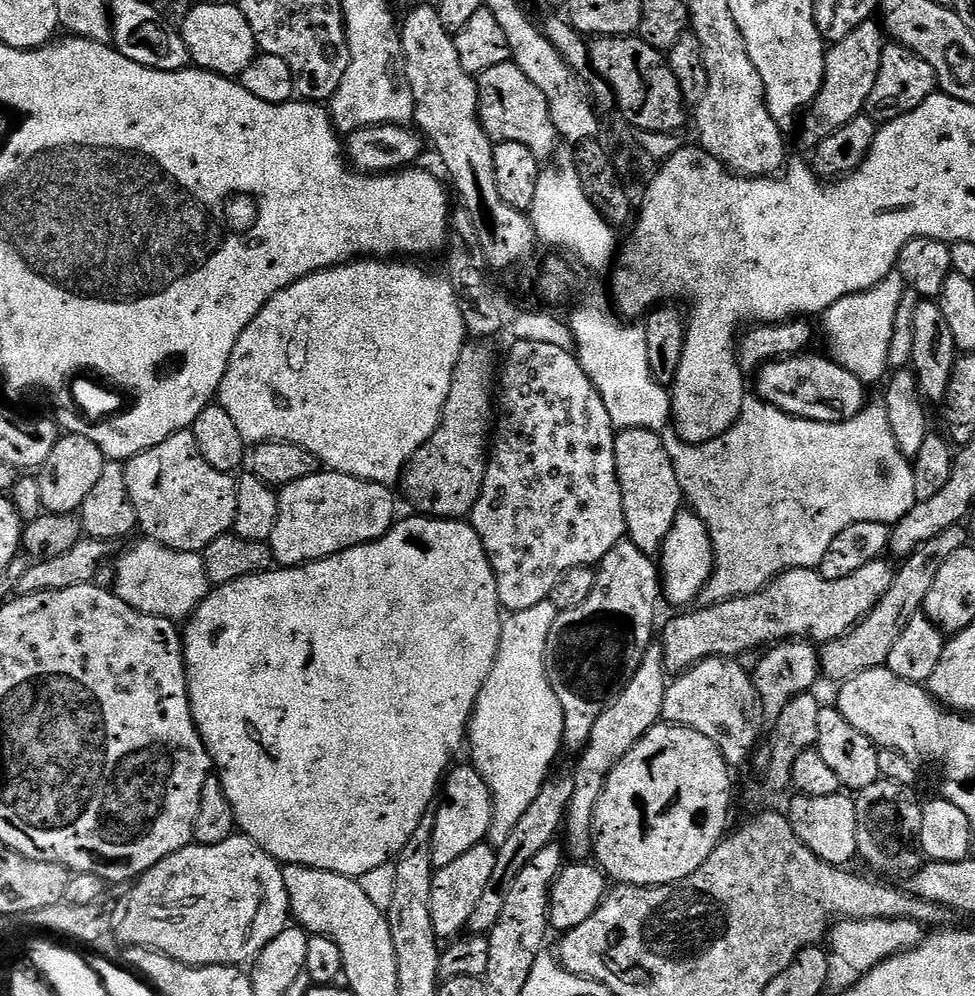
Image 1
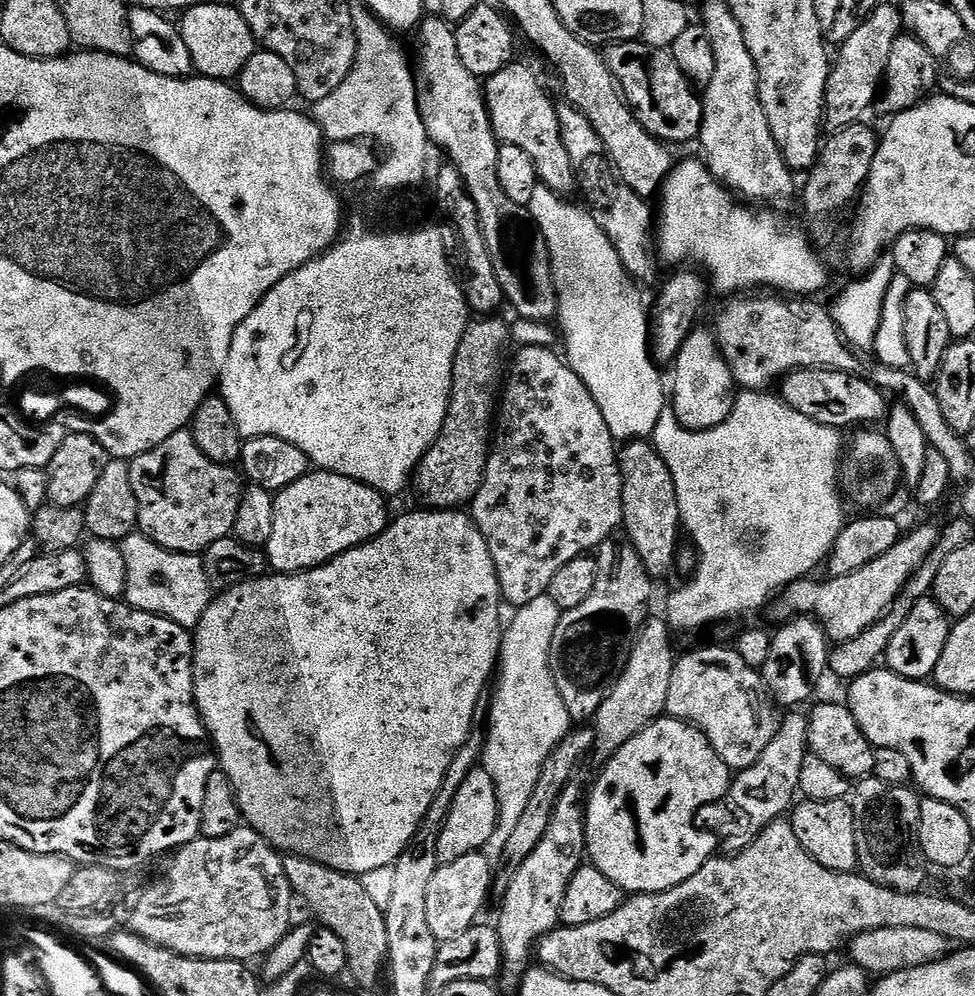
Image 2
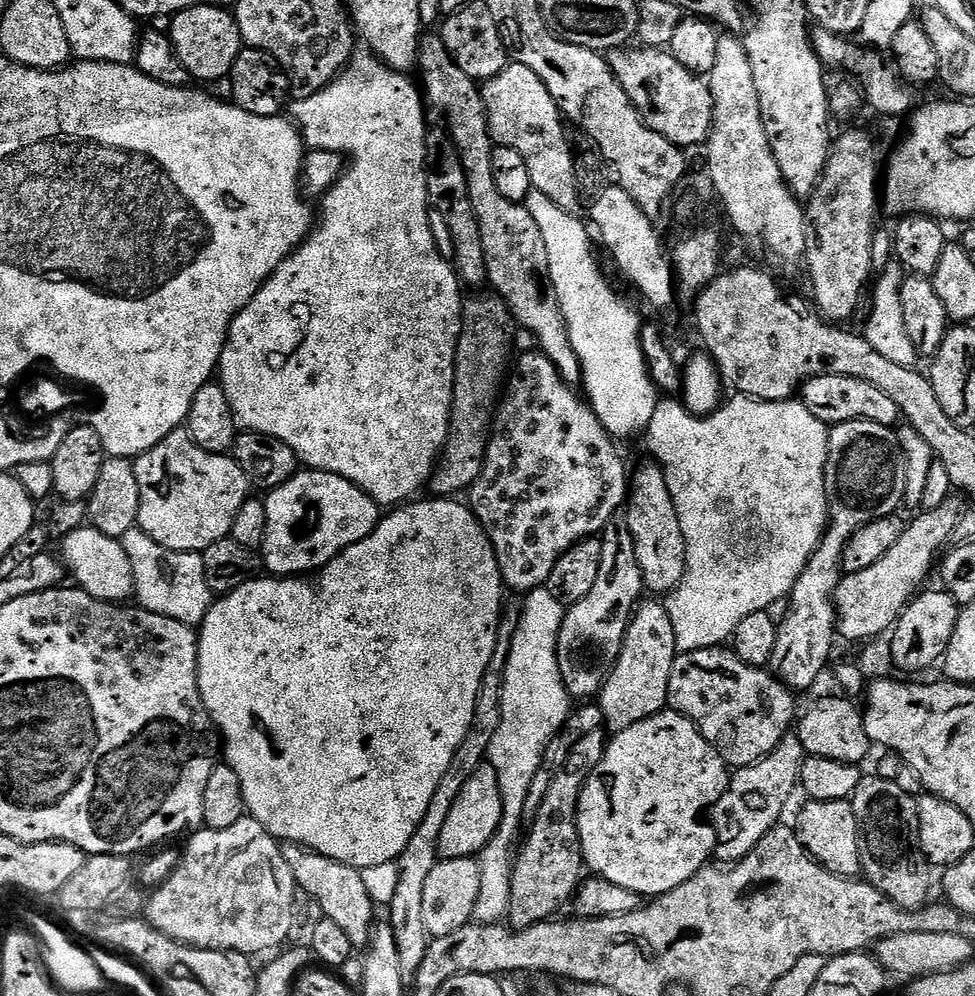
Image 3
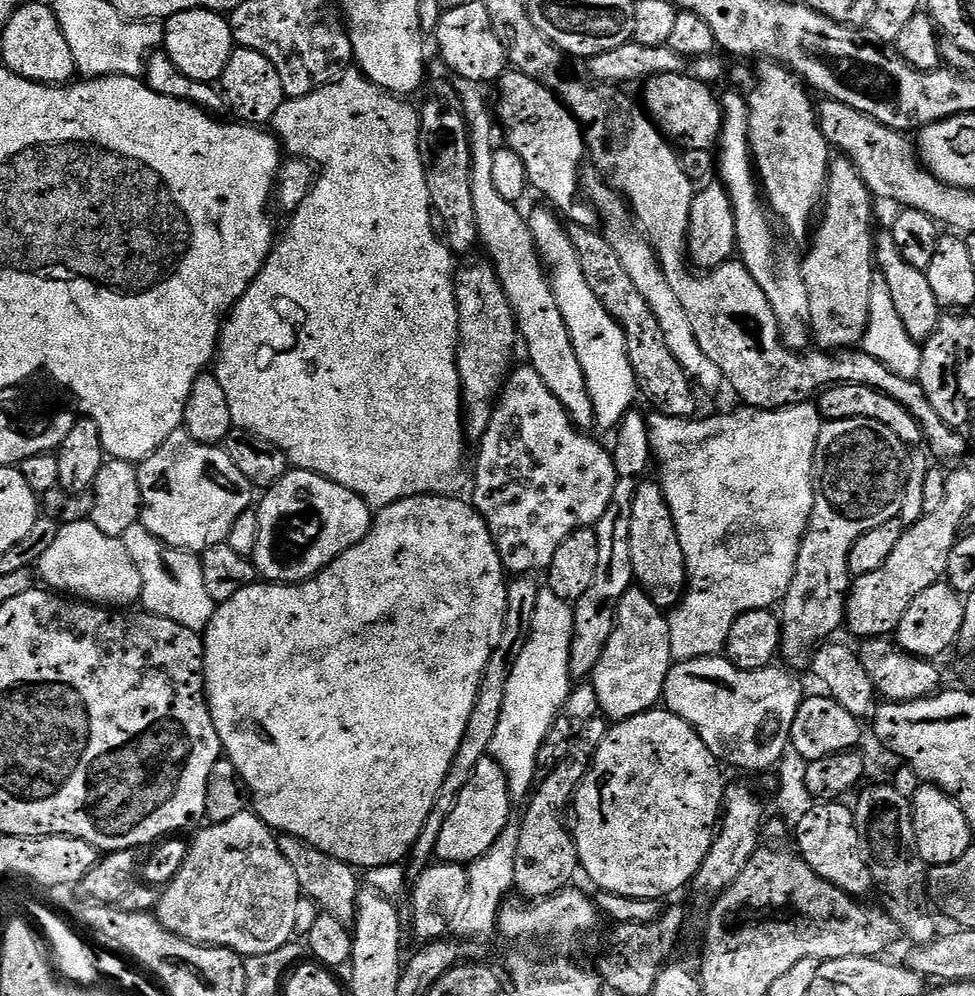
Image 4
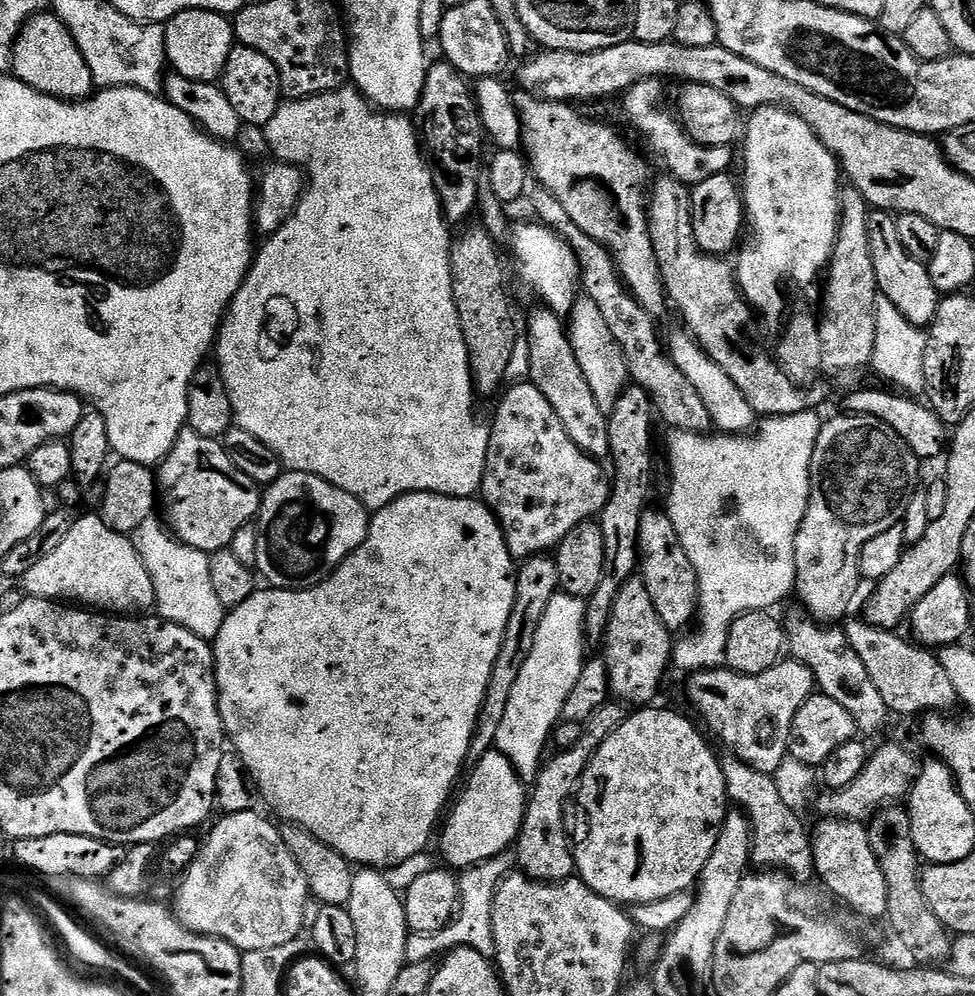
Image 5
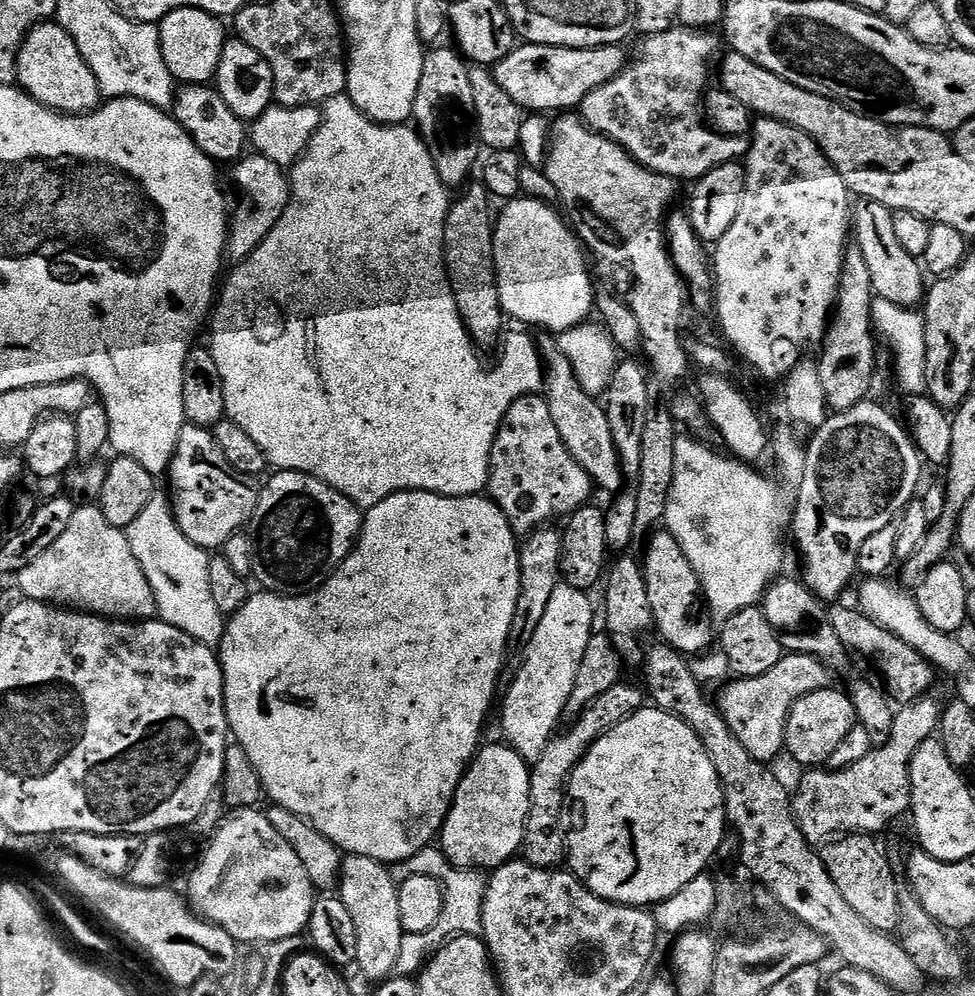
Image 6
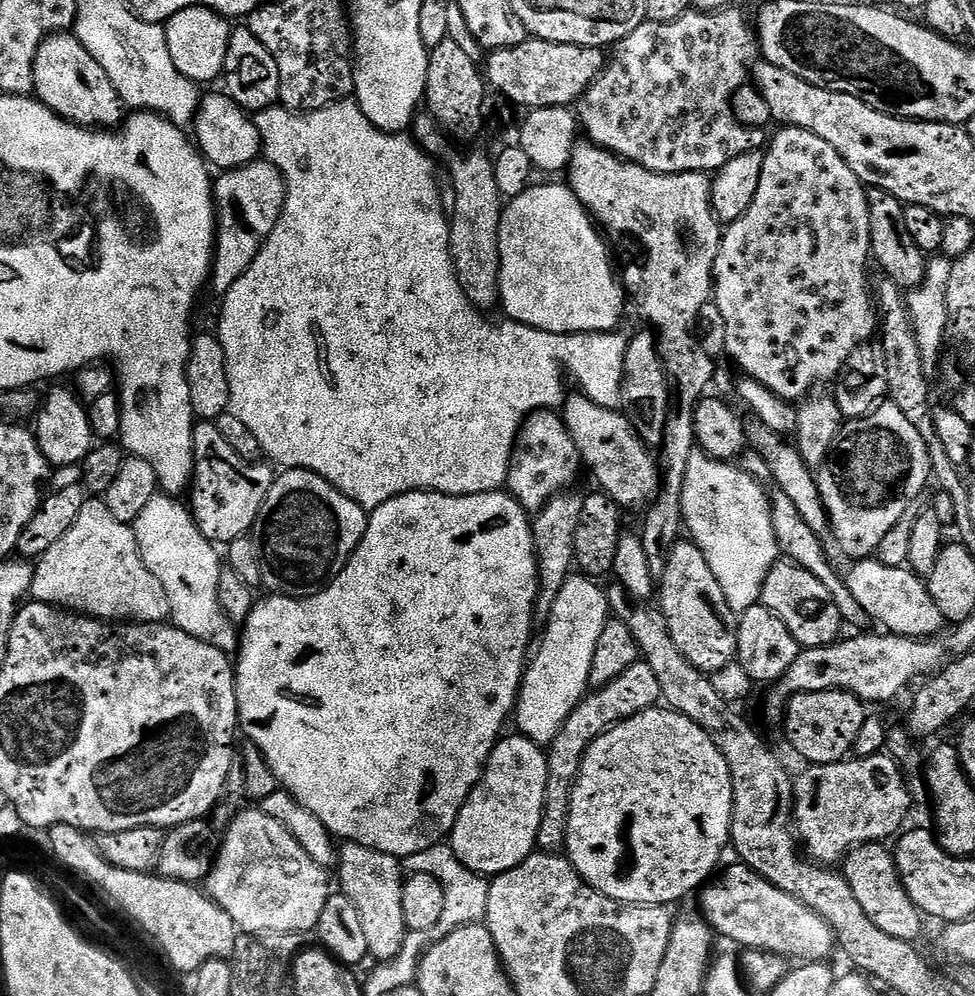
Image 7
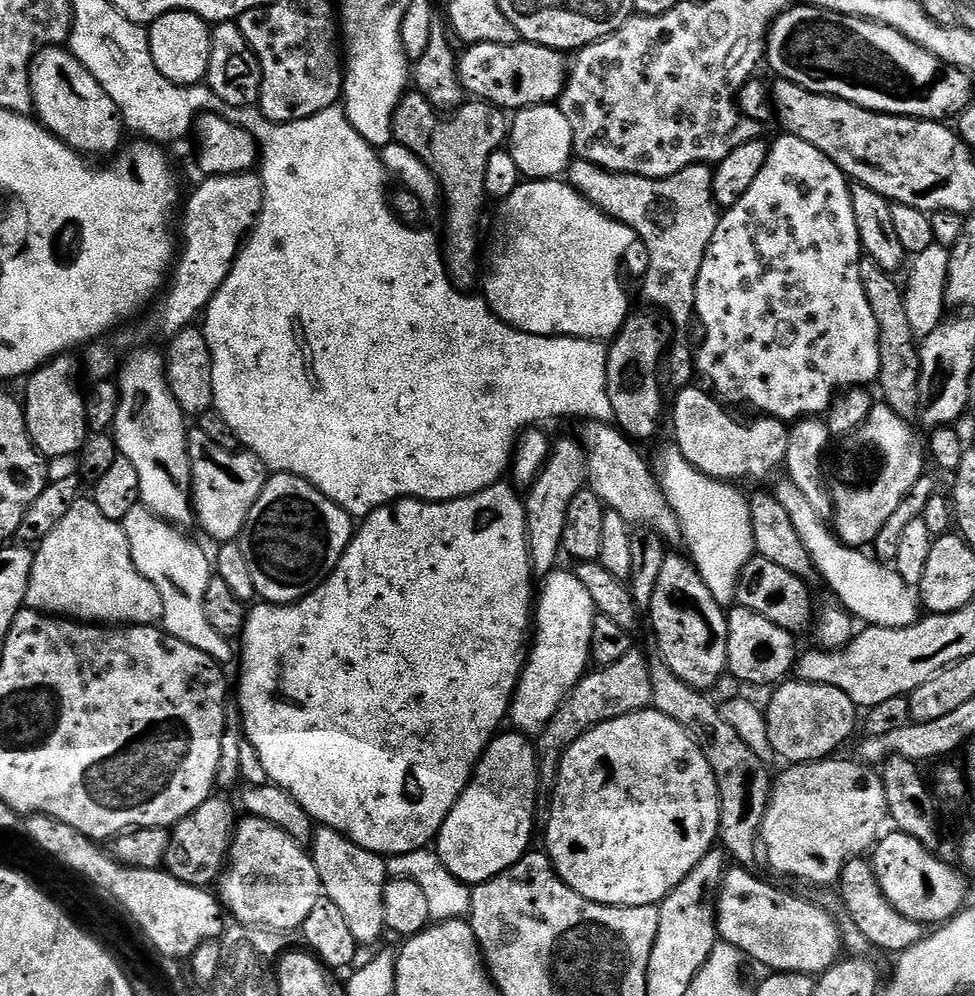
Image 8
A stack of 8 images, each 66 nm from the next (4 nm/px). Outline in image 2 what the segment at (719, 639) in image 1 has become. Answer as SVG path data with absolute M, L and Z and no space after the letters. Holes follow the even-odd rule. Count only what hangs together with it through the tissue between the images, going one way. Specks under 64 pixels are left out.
M924 524L921 528L914 529L909 536L908 533L901 535L897 544L890 550L886 550L886 554L882 554L882 558L874 558L874 562L862 566L862 570L854 570L854 574L846 574L846 578L833 576L823 578L824 580L816 580L817 578L795 580L783 589L782 595L779 597L779 599L781 598L780 608L782 611L792 612L788 614L795 614L800 618L813 616L818 623L824 626L831 643L842 645L845 642L852 641L883 618L888 609L892 607L892 603L898 598L898 594L907 586L914 570L918 570L918 566L922 566L926 554L930 554L930 550L934 550L939 537L940 528L937 525Z

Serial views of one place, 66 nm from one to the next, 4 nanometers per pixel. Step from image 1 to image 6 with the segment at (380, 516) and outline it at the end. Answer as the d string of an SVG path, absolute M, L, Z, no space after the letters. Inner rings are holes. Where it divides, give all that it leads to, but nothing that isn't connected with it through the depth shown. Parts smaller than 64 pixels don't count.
M283 470L272 475L267 477L268 485L259 489L256 509L250 521L250 535L258 553L254 576L264 583L261 585L269 592L307 594L326 583L336 567L348 557L360 534L362 512L353 500L346 498L316 476Z

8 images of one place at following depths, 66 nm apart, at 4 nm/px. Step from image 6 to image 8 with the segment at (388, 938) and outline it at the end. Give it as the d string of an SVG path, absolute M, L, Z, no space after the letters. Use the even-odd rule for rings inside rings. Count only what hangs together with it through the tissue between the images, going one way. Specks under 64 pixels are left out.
M324 825L313 831L310 855L318 870L325 897L332 900L331 905L354 937L358 940L374 940L381 932L383 934L386 926L384 888L388 881L385 857L367 851L348 836Z

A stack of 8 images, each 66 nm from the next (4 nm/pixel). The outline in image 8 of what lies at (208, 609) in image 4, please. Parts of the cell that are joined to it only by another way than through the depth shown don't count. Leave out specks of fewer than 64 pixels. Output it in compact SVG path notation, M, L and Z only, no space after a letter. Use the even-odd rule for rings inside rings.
M137 506L126 514L122 521L124 533L130 542L130 554L134 558L134 566L162 594L164 607L163 631L174 638L194 646L194 650L202 650L202 654L210 654L210 658L228 666L232 660L233 641L227 640L214 626L210 626L210 618L206 618L206 586L210 586L214 575L214 564L208 556L188 536L183 536L181 529L168 523L148 508Z

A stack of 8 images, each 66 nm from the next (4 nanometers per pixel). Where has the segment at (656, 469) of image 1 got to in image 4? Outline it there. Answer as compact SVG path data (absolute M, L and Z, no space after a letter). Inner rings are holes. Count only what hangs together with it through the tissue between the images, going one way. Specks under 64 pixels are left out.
M640 482L636 485L636 493L634 494L634 502L632 503L632 521L630 522L630 562L632 563L632 575L635 583L649 596L650 601L654 605L663 610L671 610L681 603L684 599L686 585L688 582L688 571L686 570L686 558L682 554L682 542L678 542L678 530L674 526L674 518L670 514L670 506L664 497L664 491L659 486L659 483L652 482L652 484L644 484L648 482Z

